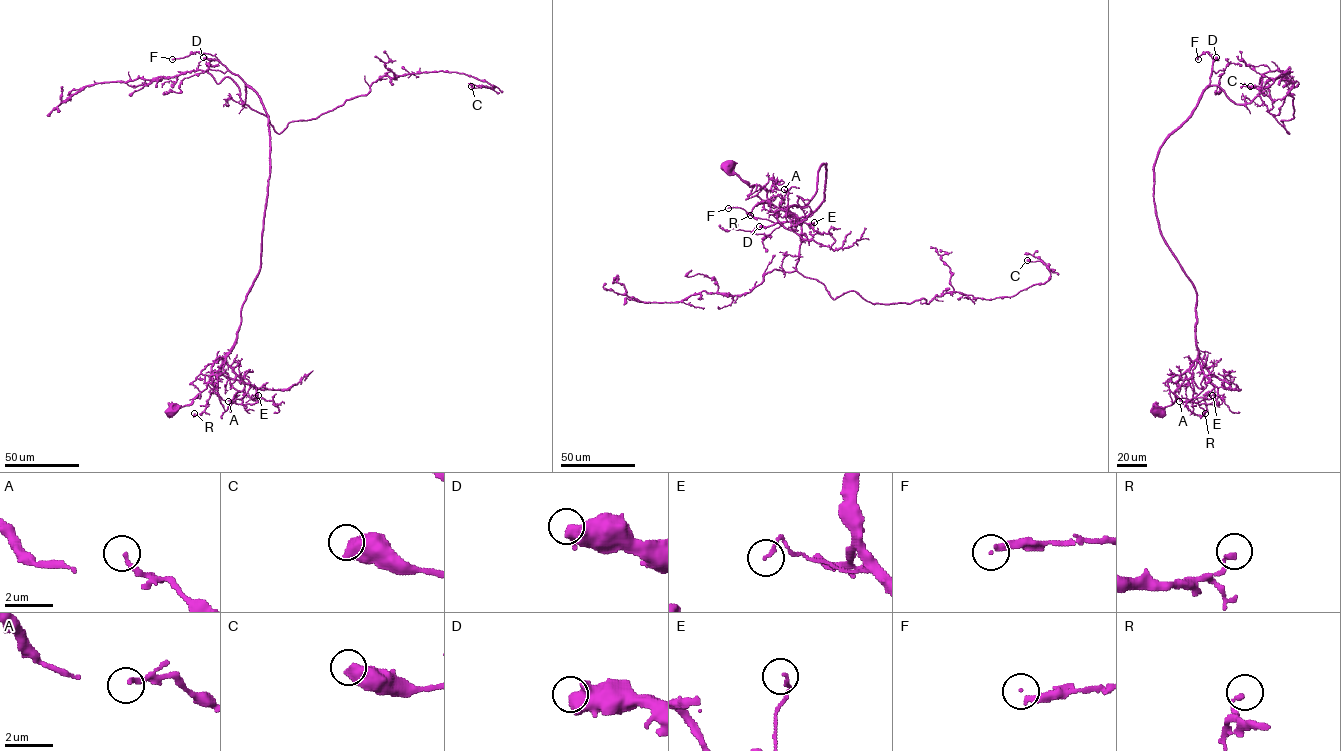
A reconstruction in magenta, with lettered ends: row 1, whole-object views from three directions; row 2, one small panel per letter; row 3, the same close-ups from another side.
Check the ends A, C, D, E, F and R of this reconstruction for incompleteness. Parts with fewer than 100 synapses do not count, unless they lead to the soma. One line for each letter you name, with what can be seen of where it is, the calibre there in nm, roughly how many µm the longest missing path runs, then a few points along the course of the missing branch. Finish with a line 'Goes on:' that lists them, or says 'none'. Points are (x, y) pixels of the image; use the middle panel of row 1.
D: Place: (759, 226). Thickness 700 nm. Missing length about 140 µm. Course of what is missing: (759, 226), (749, 227), (731, 238), (704, 246), (663, 275), (636, 267), (624, 270), (631, 263)
F: Place: (728, 208). Thickness 200 nm. Missing length about 80 µm. Course of what is missing: (728, 208), (711, 212), (708, 222), (689, 244), (668, 251), (655, 252), (656, 245)
Goes on: D, F

